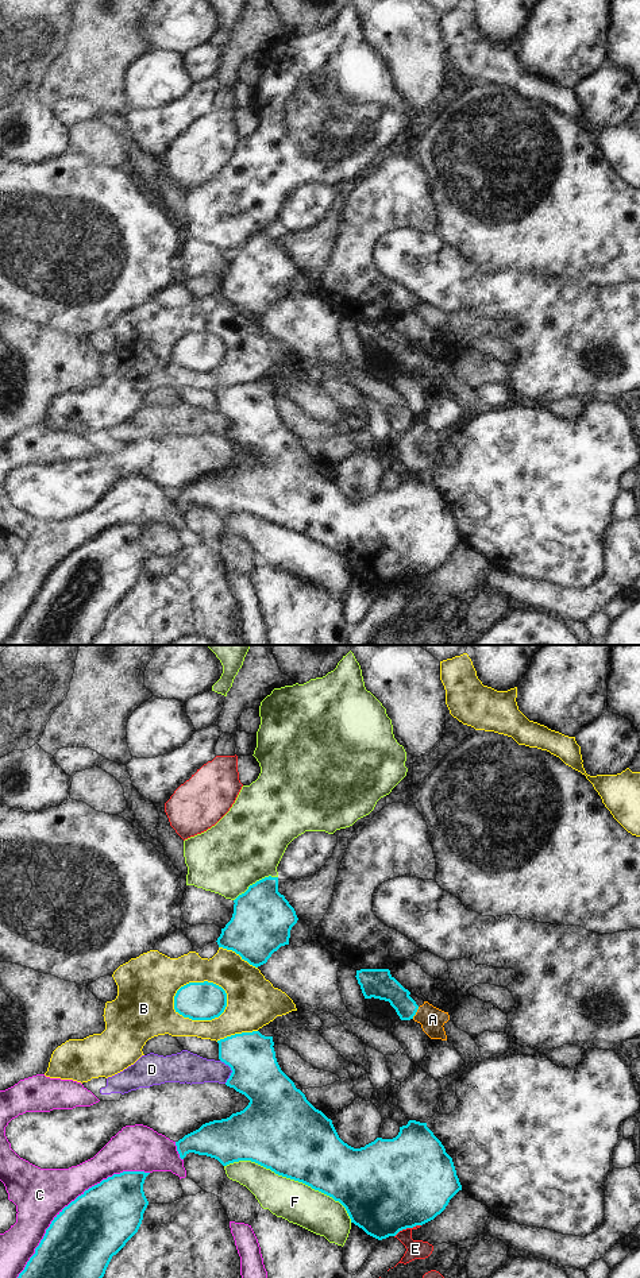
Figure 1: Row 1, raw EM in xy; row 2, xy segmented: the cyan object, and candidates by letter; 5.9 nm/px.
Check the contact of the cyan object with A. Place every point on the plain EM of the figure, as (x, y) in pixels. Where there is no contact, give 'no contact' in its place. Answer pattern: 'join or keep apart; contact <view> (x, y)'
join; contact xy (416, 363)

